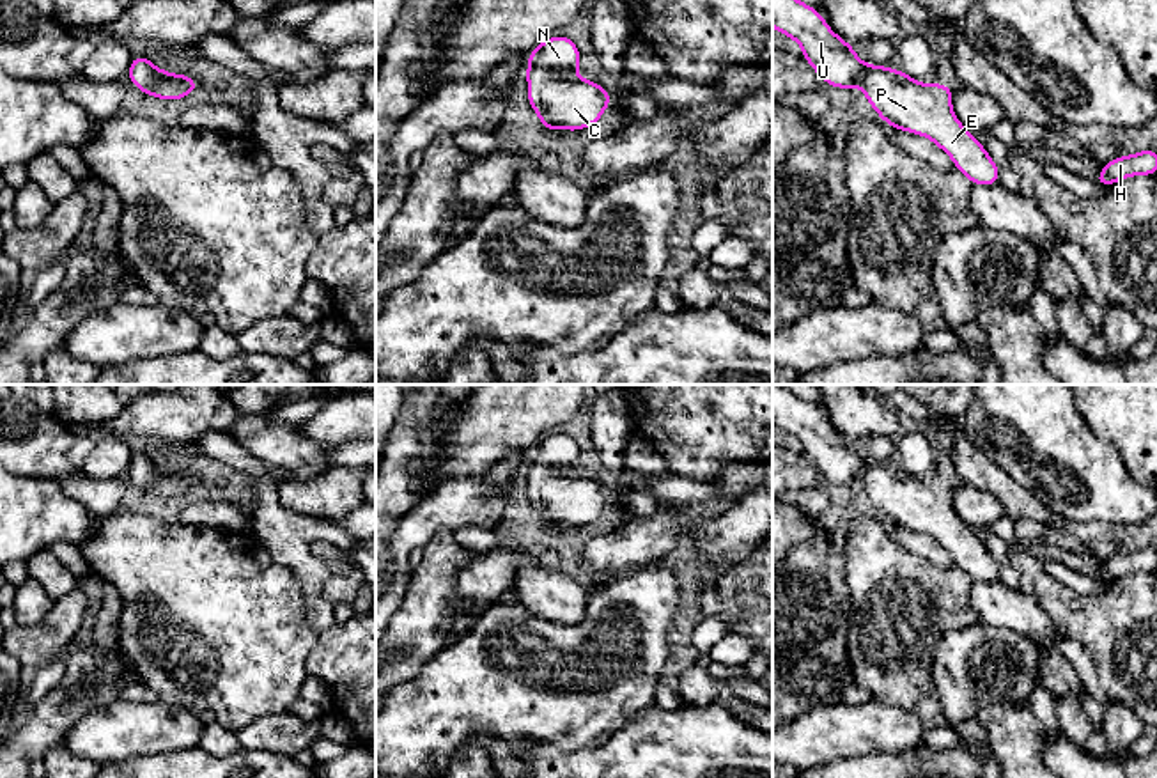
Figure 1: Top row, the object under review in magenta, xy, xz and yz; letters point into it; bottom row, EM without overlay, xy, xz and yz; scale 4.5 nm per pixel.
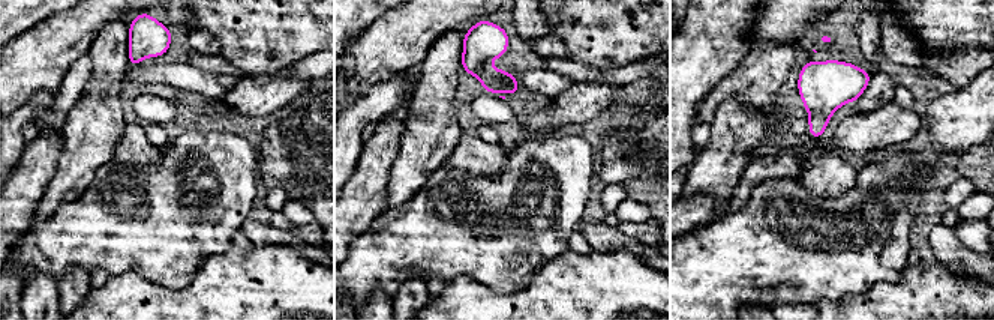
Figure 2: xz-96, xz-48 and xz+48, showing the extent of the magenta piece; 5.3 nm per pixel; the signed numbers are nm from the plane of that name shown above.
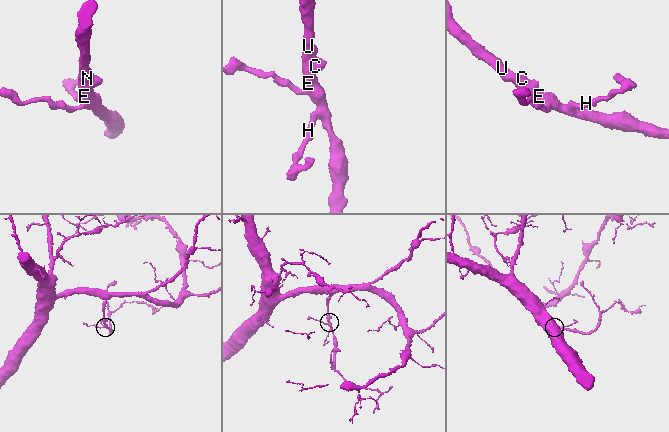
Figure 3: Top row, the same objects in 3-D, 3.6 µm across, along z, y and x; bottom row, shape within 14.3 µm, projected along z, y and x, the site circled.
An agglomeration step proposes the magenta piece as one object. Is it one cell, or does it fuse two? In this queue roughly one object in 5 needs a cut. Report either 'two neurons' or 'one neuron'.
one neuron

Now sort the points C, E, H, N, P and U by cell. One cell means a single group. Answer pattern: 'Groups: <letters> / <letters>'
Groups: C E H N P U

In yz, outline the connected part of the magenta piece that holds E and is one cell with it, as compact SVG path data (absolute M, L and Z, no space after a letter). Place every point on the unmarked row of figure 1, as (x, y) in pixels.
M773 385L773 424L799 440L803 454L827 482L859 482L881 517L930 535L975 583L999 580L998 562L951 507L955 484L923 482L900 466L861 459L817 406L783 385Z

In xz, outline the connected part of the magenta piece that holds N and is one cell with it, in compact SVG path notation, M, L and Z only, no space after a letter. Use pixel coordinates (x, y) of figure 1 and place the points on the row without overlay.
M571 434L544 436L526 457L528 502L549 526L581 528L595 523L610 505L611 489L576 473L581 450Z

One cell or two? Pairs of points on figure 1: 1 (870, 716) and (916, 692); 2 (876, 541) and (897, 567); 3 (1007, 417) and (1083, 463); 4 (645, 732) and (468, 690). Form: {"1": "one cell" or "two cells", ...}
{"1": "two cells", "2": "one cell", "3": "one cell", "4": "two cells"}

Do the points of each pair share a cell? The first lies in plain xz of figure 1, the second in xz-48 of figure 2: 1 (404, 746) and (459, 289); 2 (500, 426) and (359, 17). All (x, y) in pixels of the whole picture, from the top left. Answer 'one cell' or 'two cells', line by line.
1: two cells
2: two cells

